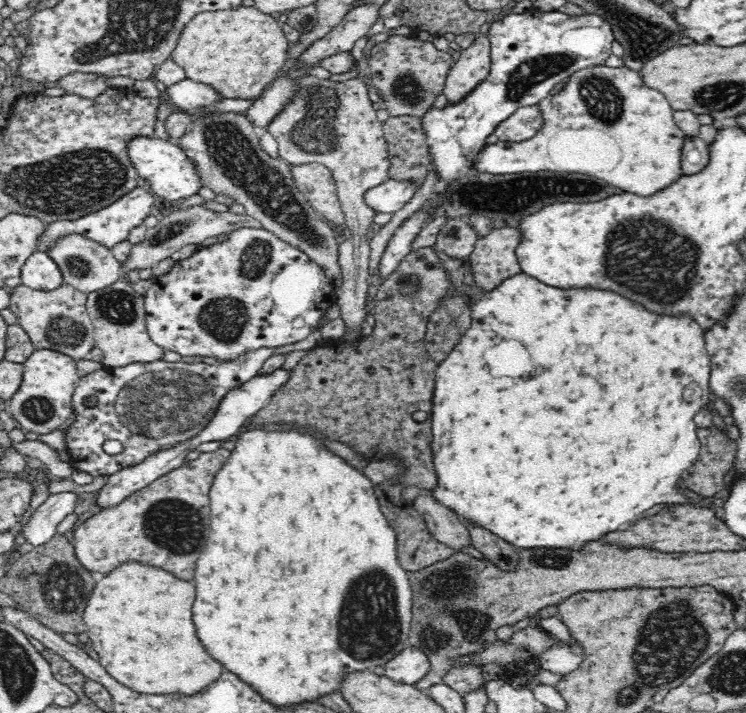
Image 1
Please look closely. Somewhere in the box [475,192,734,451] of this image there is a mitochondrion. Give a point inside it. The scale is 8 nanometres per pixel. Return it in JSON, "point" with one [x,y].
{"point":[647,256]}

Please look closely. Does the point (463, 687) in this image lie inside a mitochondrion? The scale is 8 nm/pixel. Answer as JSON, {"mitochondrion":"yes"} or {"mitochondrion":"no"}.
{"mitochondrion":"no"}

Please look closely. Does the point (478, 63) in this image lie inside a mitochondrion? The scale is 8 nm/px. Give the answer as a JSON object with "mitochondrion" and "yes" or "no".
{"mitochondrion":"no"}

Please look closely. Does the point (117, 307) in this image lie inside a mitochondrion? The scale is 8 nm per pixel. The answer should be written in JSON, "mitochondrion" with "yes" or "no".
{"mitochondrion":"yes"}

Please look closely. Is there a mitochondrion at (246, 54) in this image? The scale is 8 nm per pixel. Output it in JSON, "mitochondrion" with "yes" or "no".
{"mitochondrion":"no"}

